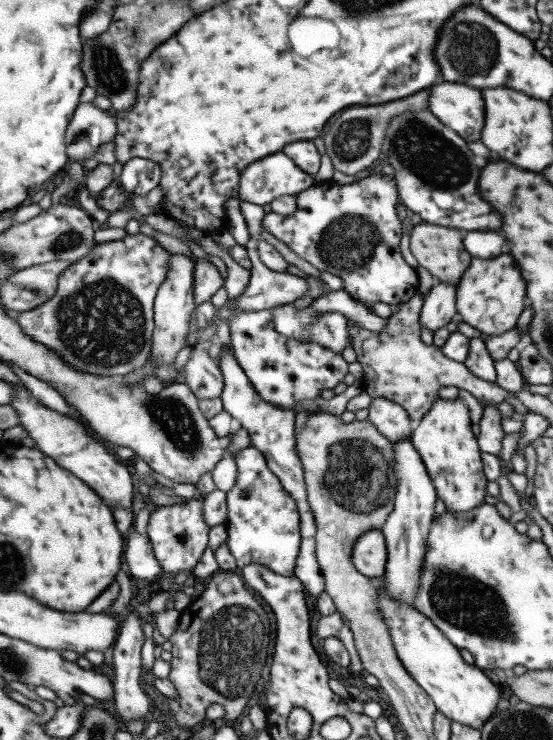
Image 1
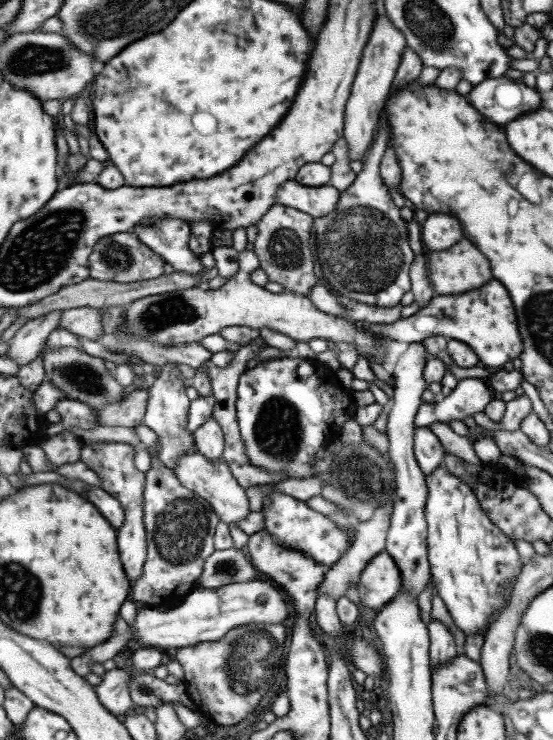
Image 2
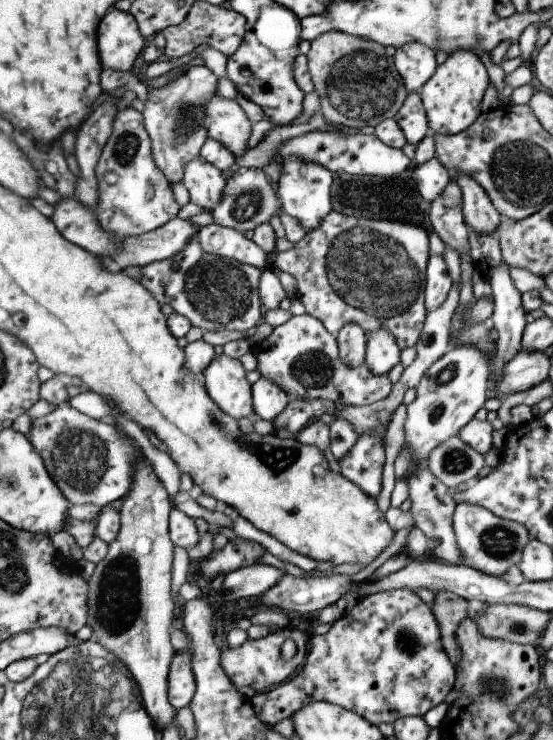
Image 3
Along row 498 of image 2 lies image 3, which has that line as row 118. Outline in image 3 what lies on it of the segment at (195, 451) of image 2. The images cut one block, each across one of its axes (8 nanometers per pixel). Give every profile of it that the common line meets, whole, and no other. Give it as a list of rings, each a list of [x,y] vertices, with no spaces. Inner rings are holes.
[[[215,94],[215,98],[207,102],[203,124],[207,126],[207,134],[213,140],[223,142],[237,158],[251,150],[251,130],[255,130],[255,126],[237,100]]]

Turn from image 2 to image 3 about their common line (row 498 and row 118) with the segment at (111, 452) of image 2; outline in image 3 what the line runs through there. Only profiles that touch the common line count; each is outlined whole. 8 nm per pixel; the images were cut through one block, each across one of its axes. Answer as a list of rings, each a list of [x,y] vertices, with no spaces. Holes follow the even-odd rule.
[[[135,108],[119,110],[113,134],[97,166],[97,178],[101,188],[101,202],[97,206],[99,222],[107,232],[119,236],[119,242],[123,242],[123,238],[143,238],[143,234],[157,232],[161,226],[167,226],[167,222],[175,220],[183,210],[179,200],[173,196],[173,184],[155,162],[155,148],[147,132],[145,116]],[[107,172],[115,172],[119,180],[115,184],[105,182]]]

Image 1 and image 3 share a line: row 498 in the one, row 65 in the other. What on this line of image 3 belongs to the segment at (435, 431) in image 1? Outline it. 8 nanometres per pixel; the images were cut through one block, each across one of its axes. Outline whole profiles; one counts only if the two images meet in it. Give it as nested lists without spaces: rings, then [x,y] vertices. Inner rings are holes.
[[[455,48],[447,56],[447,60],[435,68],[433,76],[417,92],[425,110],[429,132],[441,136],[453,136],[467,130],[467,126],[471,126],[471,122],[481,114],[481,100],[487,88],[489,88],[489,76],[479,56],[467,48]]]

